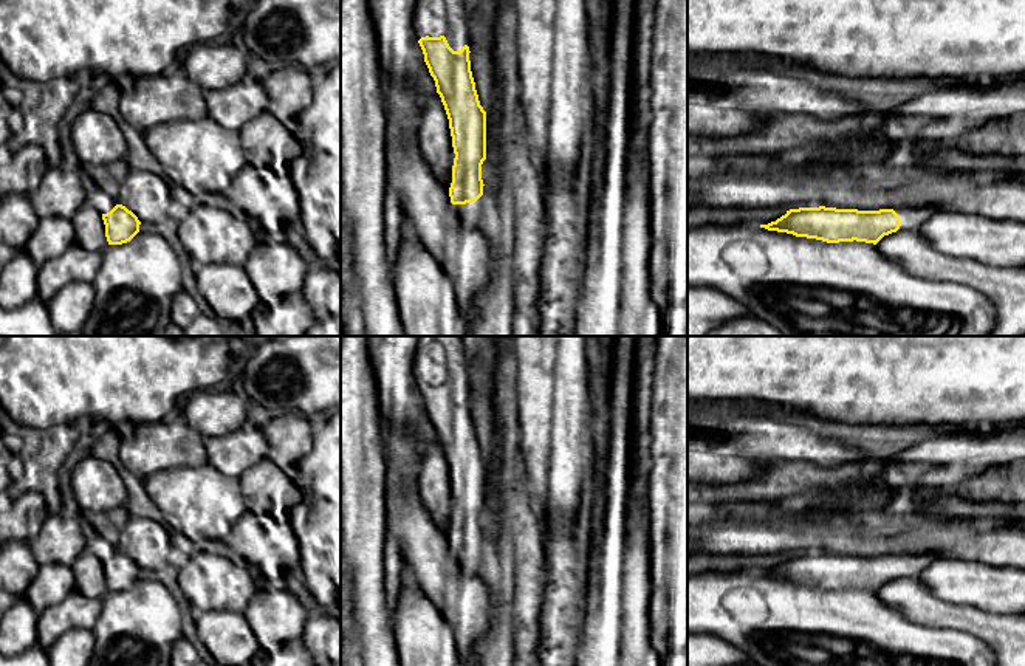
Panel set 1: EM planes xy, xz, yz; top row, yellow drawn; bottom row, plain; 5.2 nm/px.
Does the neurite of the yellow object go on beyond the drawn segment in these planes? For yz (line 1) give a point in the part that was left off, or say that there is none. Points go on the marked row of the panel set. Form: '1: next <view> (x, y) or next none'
1: next yz (911, 219)

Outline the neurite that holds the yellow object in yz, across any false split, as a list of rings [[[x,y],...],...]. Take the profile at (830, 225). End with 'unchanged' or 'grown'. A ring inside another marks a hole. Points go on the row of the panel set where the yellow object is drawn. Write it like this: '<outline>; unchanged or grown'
[[[934,206],[923,208],[898,208],[879,211],[836,209],[836,208],[799,208],[790,209],[785,215],[768,225],[760,225],[768,231],[787,232],[796,237],[816,239],[827,243],[839,242],[866,242],[876,245],[884,235],[896,231],[914,231],[921,228],[940,209]]]; grown

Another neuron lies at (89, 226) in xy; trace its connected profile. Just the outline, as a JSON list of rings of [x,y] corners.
[[[84,201],[71,218],[74,226],[74,243],[87,251],[102,252],[108,245],[102,214]]]

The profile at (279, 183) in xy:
[[[245,155],[248,164],[223,194],[245,214],[257,218],[274,242],[286,242],[286,228],[299,225],[302,212],[290,163],[276,156],[274,169],[266,172],[254,156]]]

